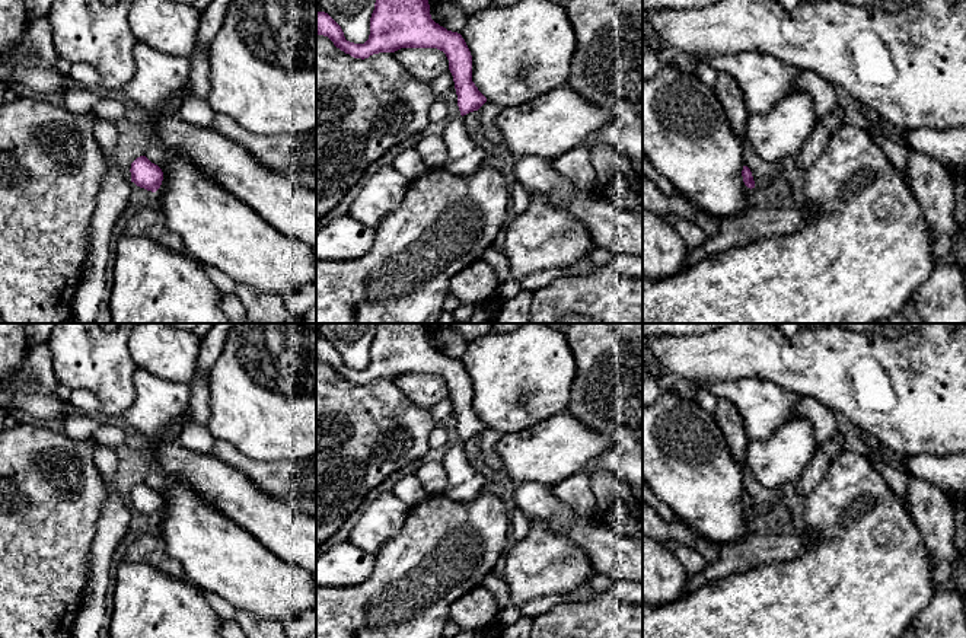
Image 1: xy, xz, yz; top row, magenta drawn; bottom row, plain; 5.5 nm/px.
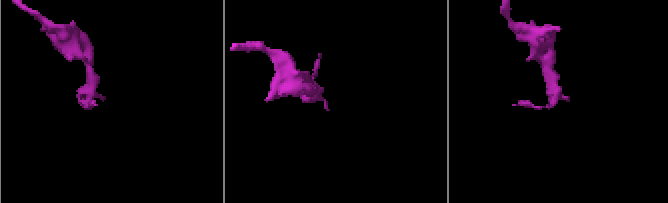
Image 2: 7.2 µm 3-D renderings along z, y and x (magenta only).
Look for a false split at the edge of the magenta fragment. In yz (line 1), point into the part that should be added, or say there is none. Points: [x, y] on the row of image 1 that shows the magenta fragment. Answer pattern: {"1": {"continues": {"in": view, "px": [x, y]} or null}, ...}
{"1": {"continues": null}}

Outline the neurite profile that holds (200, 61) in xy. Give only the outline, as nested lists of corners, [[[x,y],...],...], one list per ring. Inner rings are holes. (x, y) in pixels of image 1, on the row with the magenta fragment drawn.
[[[197,45],[189,57],[191,61],[191,83],[194,95],[205,98],[210,84],[210,57],[208,52],[200,50]]]

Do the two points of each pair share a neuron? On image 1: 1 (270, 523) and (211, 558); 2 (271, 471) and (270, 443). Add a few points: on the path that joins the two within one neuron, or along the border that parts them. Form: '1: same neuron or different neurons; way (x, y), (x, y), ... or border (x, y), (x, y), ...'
1: different neurons; border (222, 514), (241, 525), (277, 555)
2: different neurons; border (238, 450), (254, 459), (300, 461)

